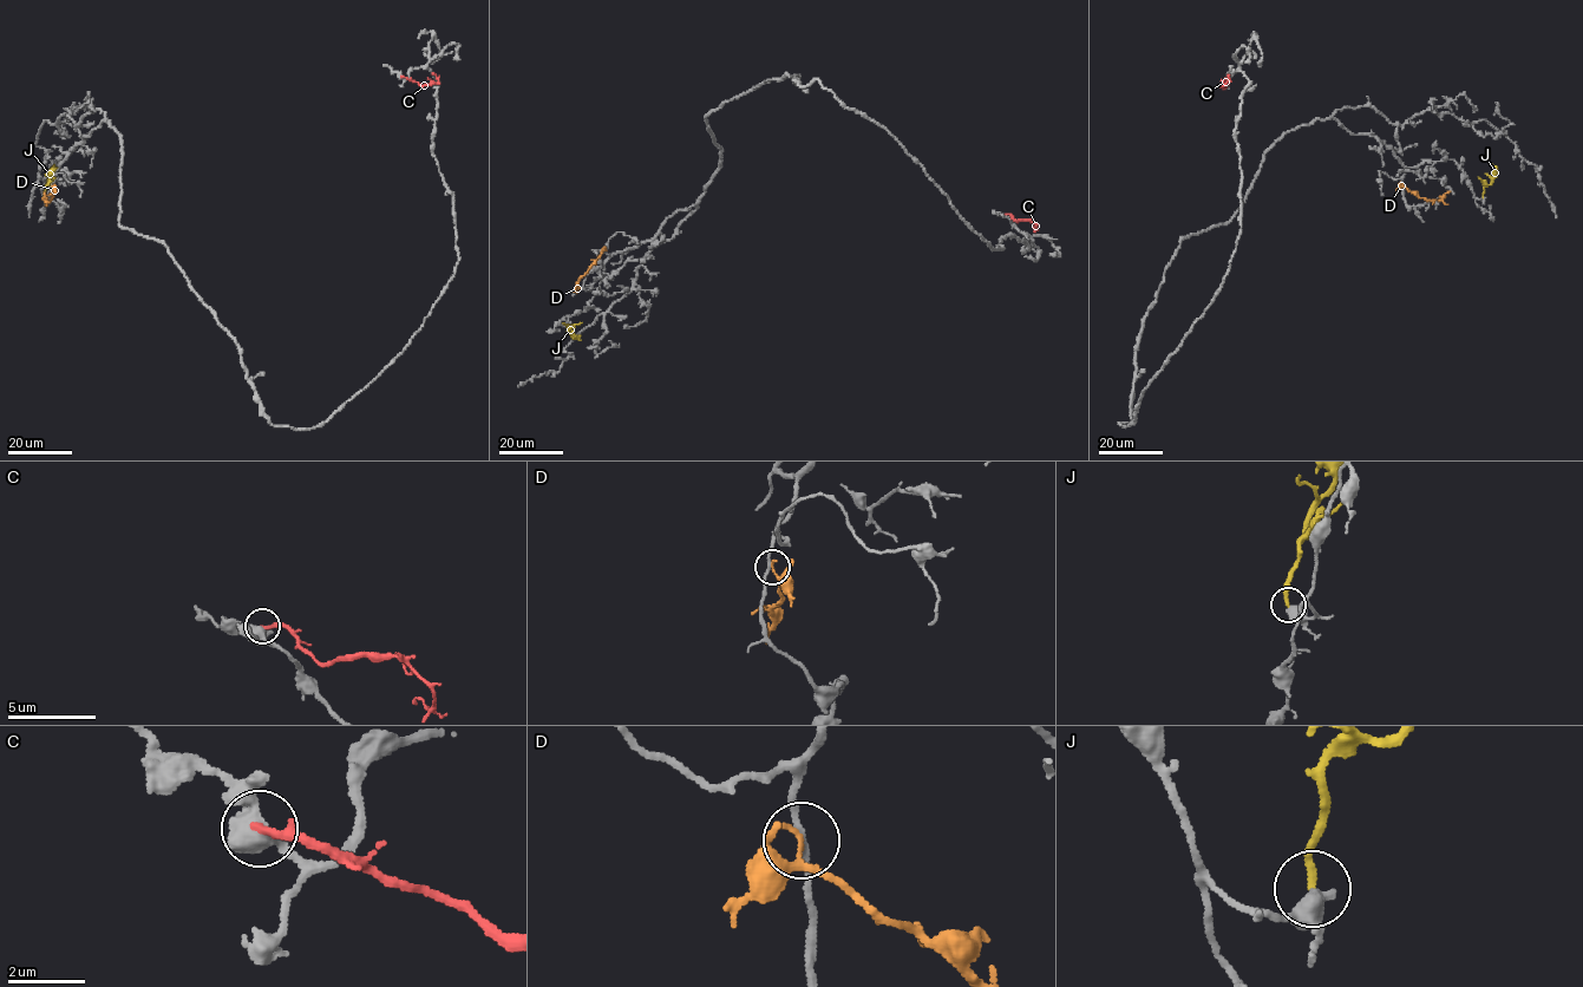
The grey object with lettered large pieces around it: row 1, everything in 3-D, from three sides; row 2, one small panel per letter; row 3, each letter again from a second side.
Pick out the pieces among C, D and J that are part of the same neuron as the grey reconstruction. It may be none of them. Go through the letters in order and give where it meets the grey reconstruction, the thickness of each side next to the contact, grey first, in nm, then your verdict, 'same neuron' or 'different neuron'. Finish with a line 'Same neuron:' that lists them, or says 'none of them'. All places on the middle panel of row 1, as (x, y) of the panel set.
C: meets grey at (1005, 214); 500 nm thick on the grey side, 240 nm on the other; different neuron
D: meets grey at (601, 250); 150 nm thick on the grey side, 150 nm on the other; different neuron
J: meets grey at (562, 324); 550 nm thick on the grey side, 200 nm on the other; different neuron
Same neuron: none of them

